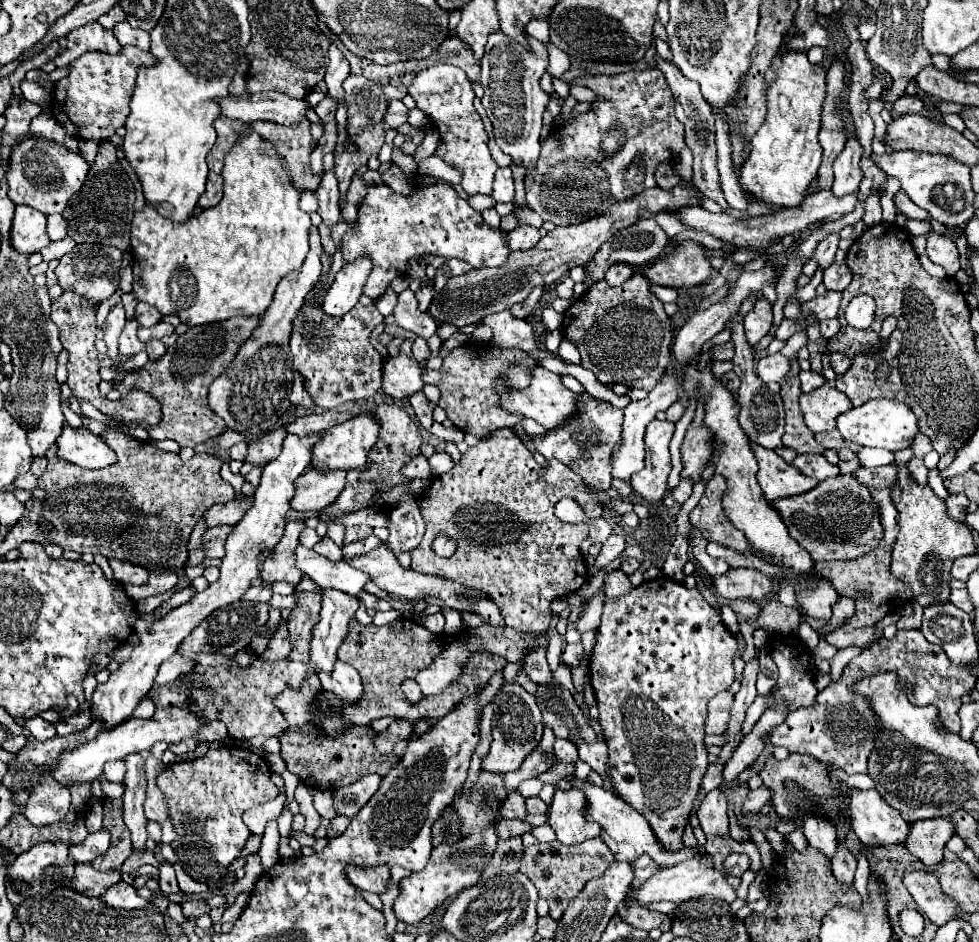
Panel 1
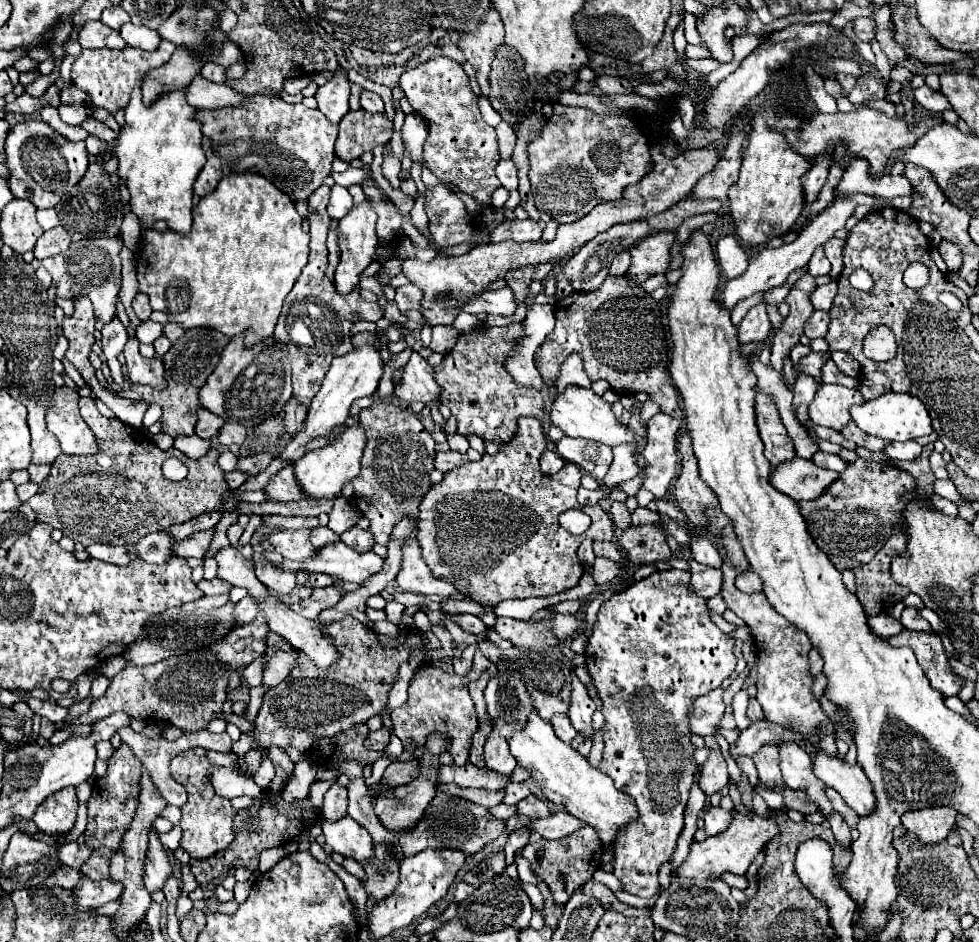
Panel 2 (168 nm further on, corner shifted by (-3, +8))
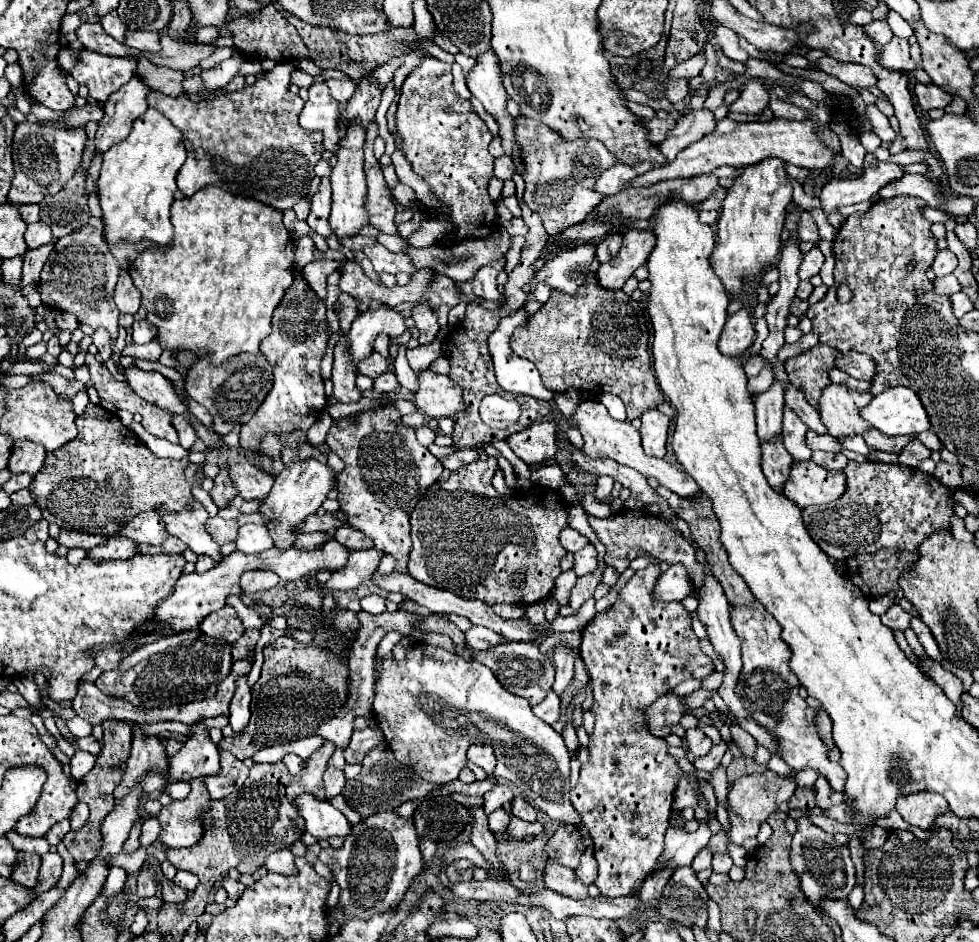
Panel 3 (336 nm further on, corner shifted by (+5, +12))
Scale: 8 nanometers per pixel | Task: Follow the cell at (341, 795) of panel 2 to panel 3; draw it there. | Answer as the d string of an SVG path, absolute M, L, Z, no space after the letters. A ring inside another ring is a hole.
M326 766L326 772L324 772L324 790L326 790L326 798L332 798L336 794L342 792L346 784L346 778L344 778L344 772L340 768L334 768L334 766Z

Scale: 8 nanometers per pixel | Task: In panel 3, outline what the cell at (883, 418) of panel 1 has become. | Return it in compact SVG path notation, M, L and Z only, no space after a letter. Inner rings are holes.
M894 386L874 396L872 402L862 408L862 416L876 430L888 436L930 430L930 418L920 398L906 386Z

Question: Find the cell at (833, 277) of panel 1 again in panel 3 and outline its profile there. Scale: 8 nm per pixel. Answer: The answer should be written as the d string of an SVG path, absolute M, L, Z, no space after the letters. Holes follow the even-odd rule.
M804 210L804 212L800 214L800 220L798 220L798 236L800 236L802 242L806 242L806 240L808 240L808 242L814 242L814 244L820 242L818 228L816 228L814 218L810 216L808 210Z

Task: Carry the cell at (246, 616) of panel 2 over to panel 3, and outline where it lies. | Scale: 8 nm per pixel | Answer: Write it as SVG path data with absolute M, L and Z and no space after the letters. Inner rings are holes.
M224 606L222 610L212 612L212 616L208 616L202 622L200 632L232 644L234 640L238 640L244 634L244 626L242 626L236 610L232 606Z

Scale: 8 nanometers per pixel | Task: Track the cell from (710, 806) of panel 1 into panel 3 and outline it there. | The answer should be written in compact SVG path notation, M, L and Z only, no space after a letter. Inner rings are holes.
M698 726L688 728L684 738L686 738L686 742L688 742L688 746L690 746L690 752L692 752L694 756L706 756L706 754L710 752L710 748L712 748L712 740L710 740Z

